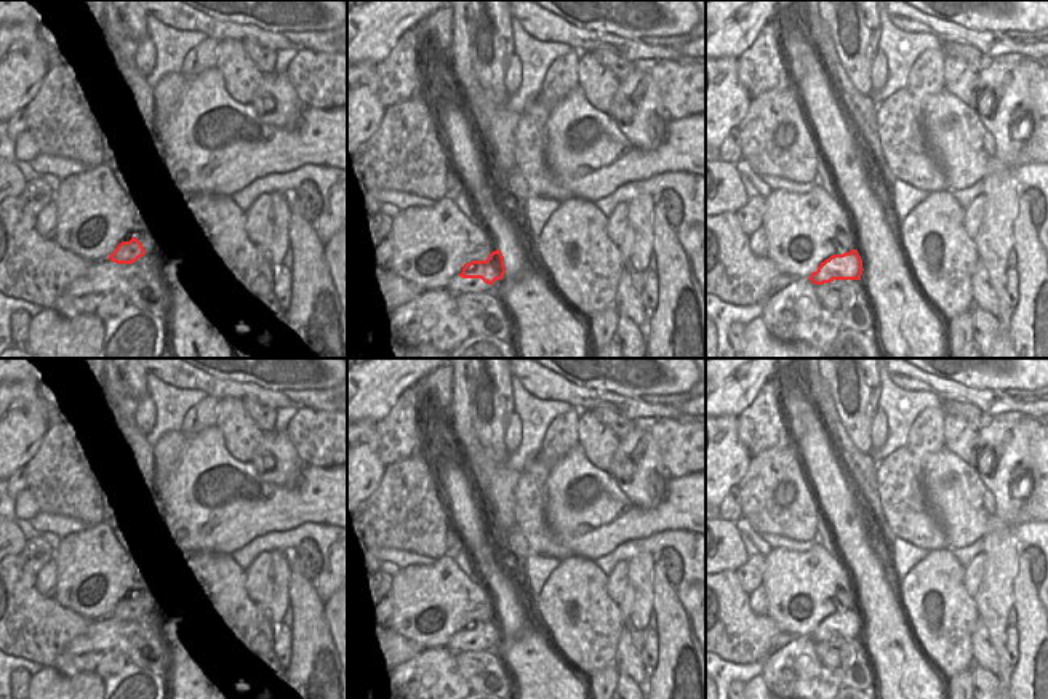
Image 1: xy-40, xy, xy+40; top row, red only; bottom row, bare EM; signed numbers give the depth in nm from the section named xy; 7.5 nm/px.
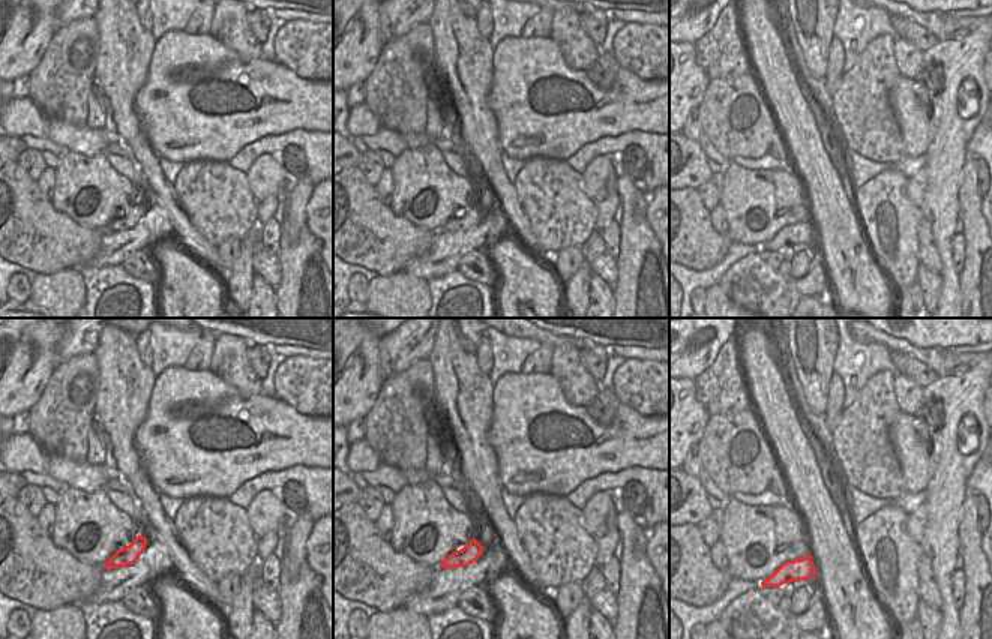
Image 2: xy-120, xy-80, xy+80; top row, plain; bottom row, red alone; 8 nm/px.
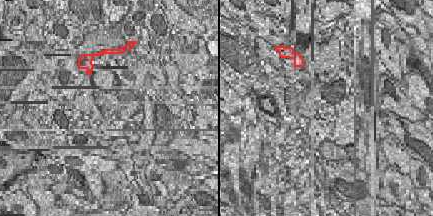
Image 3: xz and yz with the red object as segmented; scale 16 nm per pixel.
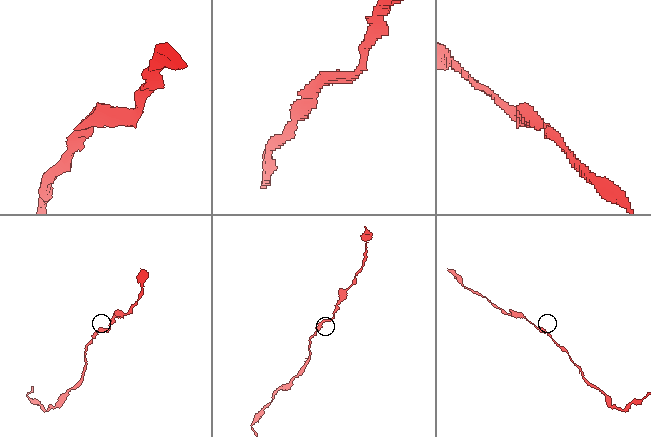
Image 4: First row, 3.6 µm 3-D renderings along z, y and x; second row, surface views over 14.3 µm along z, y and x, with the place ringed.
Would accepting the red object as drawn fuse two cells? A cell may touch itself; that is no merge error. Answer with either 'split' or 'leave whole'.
leave whole

